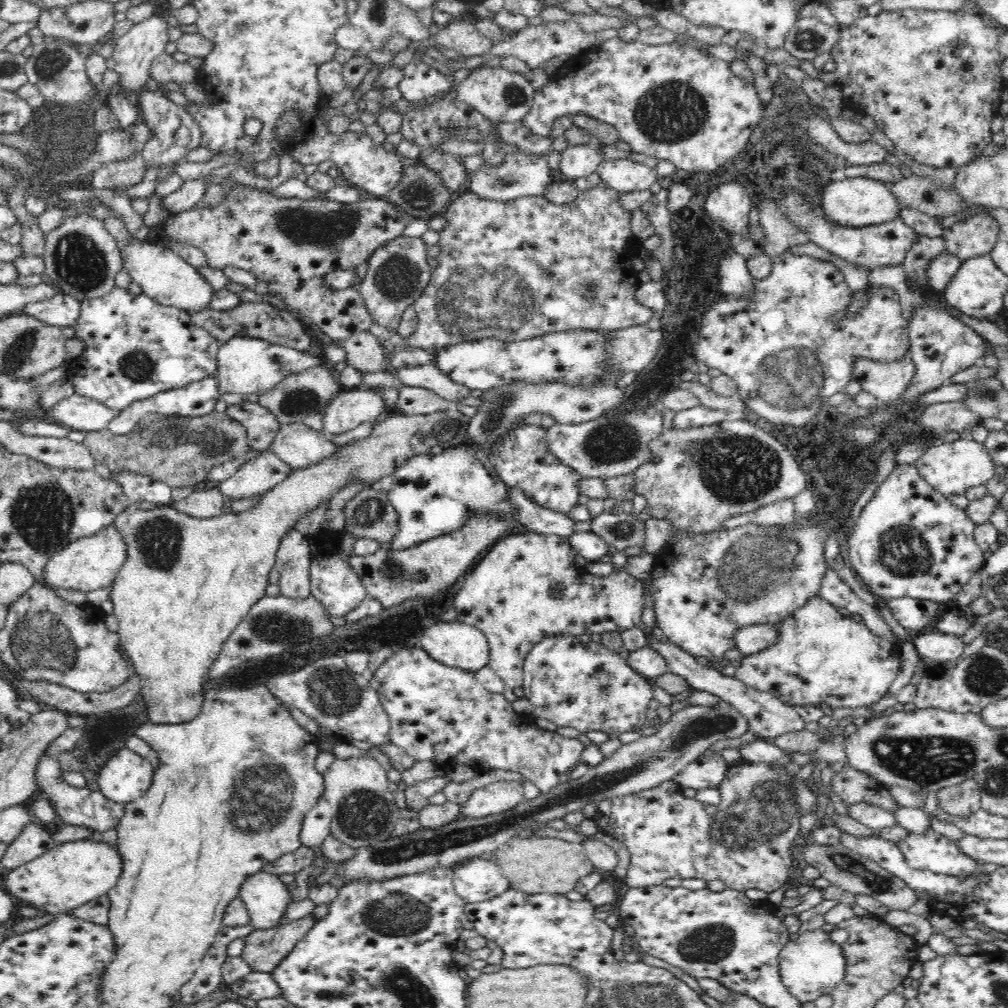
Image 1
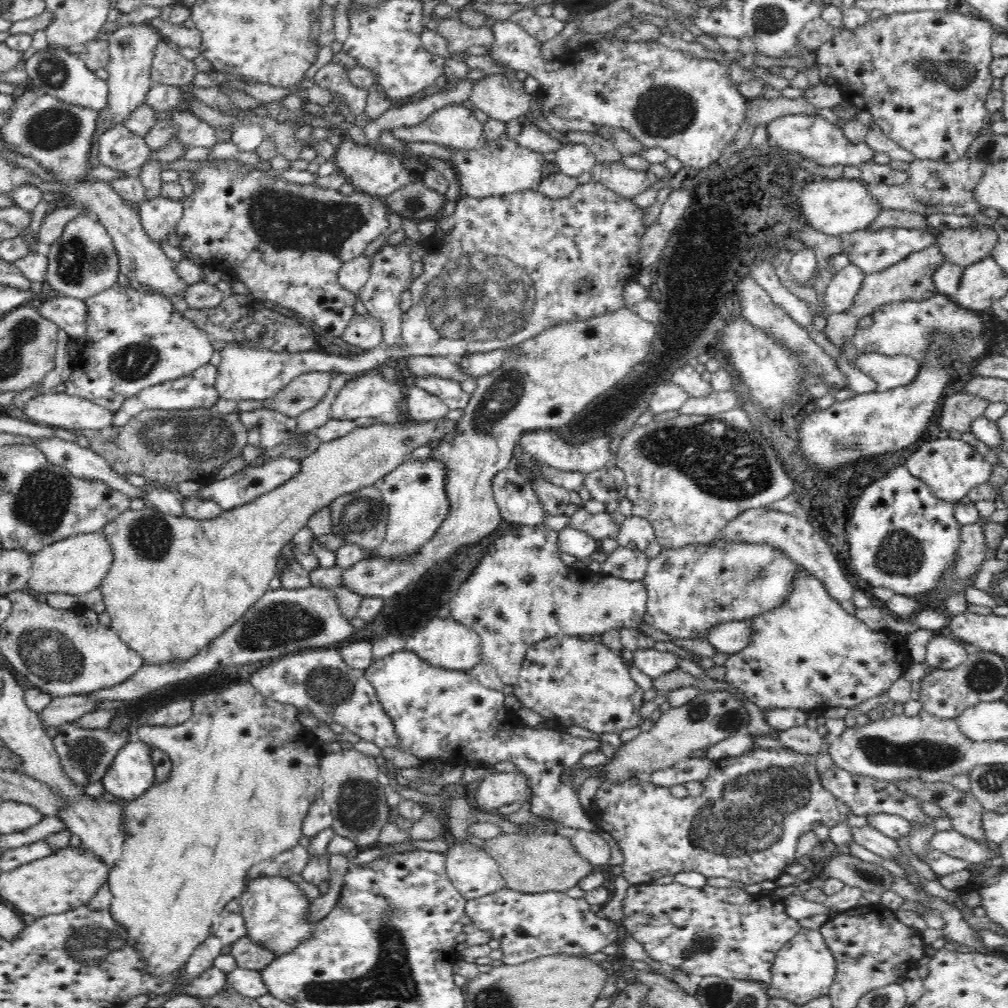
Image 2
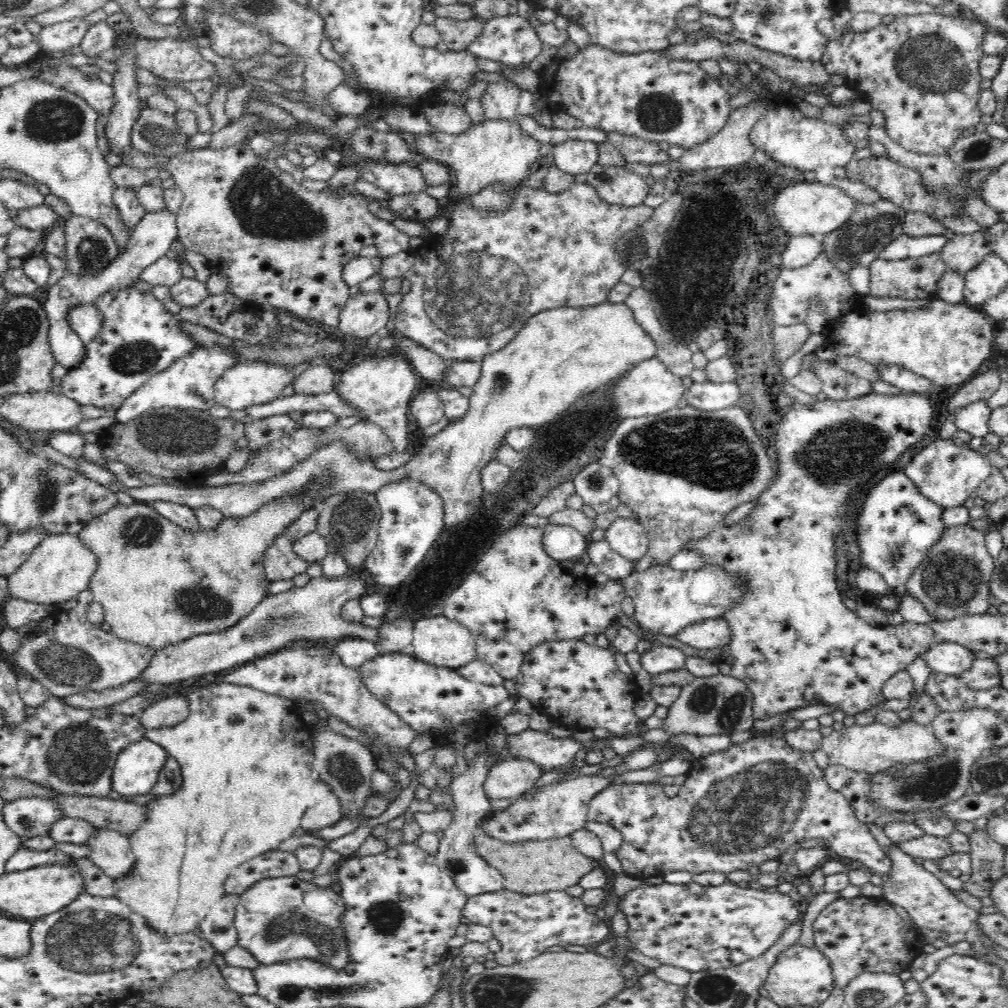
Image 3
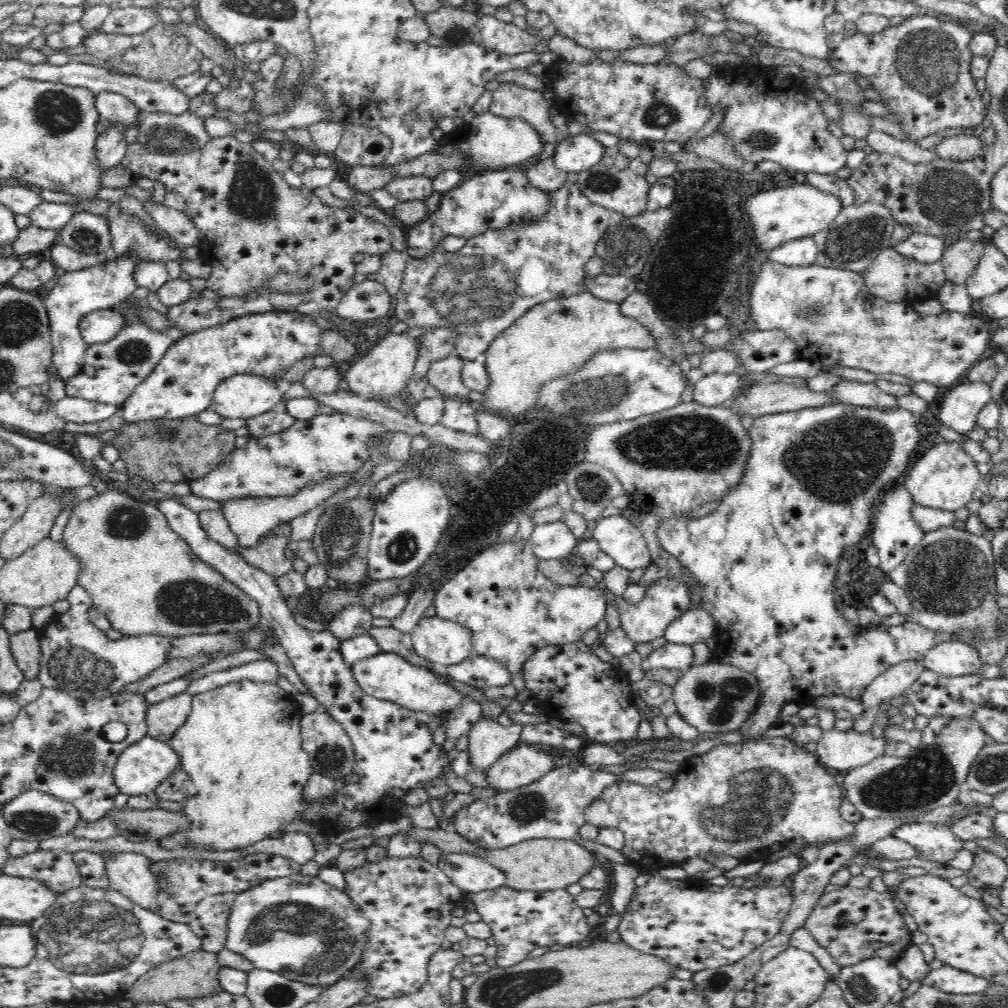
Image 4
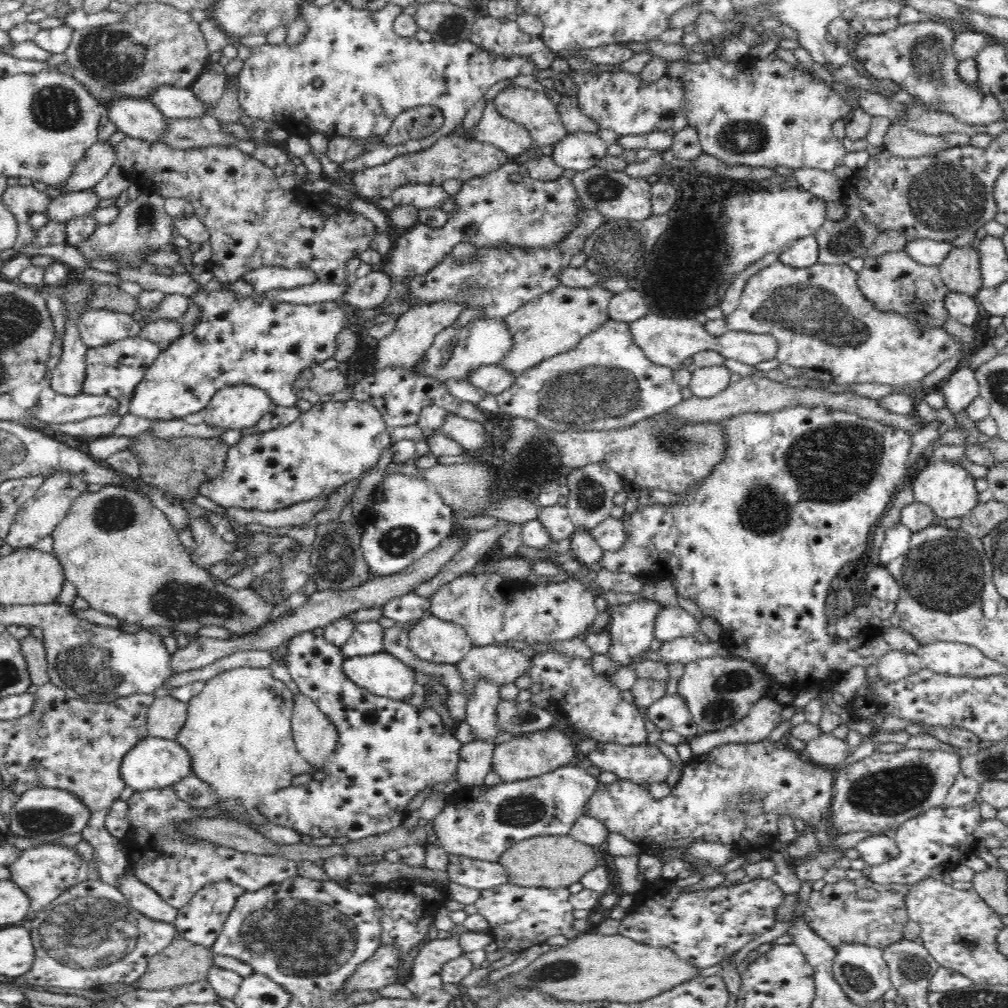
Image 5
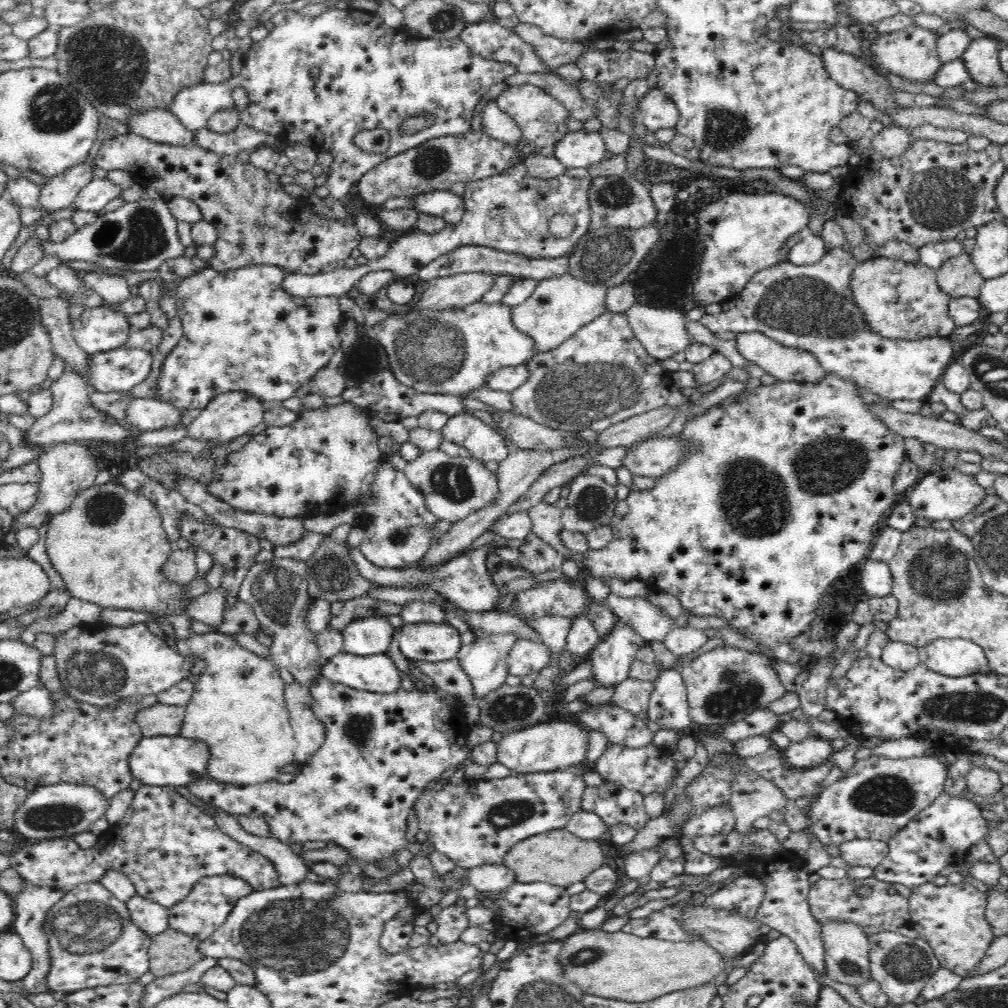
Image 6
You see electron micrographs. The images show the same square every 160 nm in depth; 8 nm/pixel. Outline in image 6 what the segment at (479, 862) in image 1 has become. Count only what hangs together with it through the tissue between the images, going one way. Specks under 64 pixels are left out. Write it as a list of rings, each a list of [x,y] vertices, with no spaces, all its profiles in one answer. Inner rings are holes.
[[[484,634],[474,644],[461,647],[456,657],[471,680],[476,705],[504,684],[506,658],[517,640],[515,634]],[[484,864],[463,869],[465,881],[482,892],[502,892],[517,882],[515,872],[504,864]]]

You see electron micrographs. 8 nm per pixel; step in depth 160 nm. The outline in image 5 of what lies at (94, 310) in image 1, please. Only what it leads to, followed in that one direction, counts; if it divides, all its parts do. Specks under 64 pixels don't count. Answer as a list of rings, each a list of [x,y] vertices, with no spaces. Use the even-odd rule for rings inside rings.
[[[130,336],[130,338],[124,338],[104,346],[88,347],[85,360],[86,377],[82,382],[80,392],[98,396],[111,396],[119,400],[122,397],[131,397],[136,390],[136,386],[146,377],[150,366],[154,364],[161,350],[162,348],[157,342],[139,336]]]

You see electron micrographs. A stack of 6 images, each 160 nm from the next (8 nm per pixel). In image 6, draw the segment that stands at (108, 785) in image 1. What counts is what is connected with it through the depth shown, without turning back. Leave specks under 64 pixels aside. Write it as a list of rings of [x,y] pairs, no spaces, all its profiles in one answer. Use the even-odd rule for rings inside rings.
[[[178,736],[142,737],[128,758],[132,778],[148,786],[181,787],[207,777],[206,762],[210,758],[208,745],[204,741]]]

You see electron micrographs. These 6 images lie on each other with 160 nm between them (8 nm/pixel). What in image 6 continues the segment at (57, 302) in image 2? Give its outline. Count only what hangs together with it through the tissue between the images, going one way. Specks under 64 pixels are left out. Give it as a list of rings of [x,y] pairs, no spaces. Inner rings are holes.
[[[104,305],[86,308],[81,317],[73,322],[74,340],[88,354],[118,348],[125,344],[131,333],[129,317]]]

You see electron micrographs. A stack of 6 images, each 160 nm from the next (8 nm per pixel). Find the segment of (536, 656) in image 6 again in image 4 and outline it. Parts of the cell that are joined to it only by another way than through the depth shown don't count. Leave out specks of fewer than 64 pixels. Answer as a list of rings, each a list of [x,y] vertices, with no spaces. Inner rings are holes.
[[[475,654],[465,661],[450,665],[446,672],[454,680],[477,689],[484,686],[504,686],[510,683],[511,676],[510,671],[500,662]],[[466,698],[460,708],[447,714],[446,722],[442,724],[445,728],[446,739],[452,738],[456,741],[460,736],[469,736],[474,725],[482,720],[483,713],[481,704],[474,702],[471,698]]]

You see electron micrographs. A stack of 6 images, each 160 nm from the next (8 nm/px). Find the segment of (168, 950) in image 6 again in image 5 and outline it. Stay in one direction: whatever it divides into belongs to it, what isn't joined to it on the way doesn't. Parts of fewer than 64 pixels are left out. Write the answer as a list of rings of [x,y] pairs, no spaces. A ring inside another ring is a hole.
[[[178,937],[172,941],[159,955],[153,956],[146,972],[134,982],[134,989],[172,990],[195,982],[208,981],[209,970],[215,965],[211,948],[206,948],[192,941]]]

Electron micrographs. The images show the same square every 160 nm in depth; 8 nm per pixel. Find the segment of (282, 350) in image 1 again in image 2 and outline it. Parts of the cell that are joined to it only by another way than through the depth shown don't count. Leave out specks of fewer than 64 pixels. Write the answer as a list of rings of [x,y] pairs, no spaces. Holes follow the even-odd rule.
[[[593,178],[584,184],[579,184],[576,190],[570,196],[563,199],[552,200],[550,197],[542,194],[539,190],[527,190],[526,192],[516,192],[516,194],[504,194],[504,196],[489,196],[488,198],[472,198],[471,196],[462,195],[456,202],[452,214],[439,214],[436,217],[435,232],[430,236],[430,242],[434,244],[434,248],[426,248],[426,253],[423,256],[424,269],[423,273],[416,278],[410,288],[411,297],[413,300],[412,308],[409,308],[405,313],[401,313],[401,339],[400,344],[386,344],[382,341],[378,347],[369,351],[363,351],[360,354],[336,356],[327,355],[326,353],[314,351],[314,349],[304,352],[276,352],[269,348],[248,347],[245,342],[232,340],[232,342],[223,342],[218,346],[220,362],[216,365],[218,370],[217,381],[215,382],[220,398],[226,400],[264,400],[265,398],[274,397],[282,388],[290,381],[295,380],[298,376],[308,372],[333,372],[348,373],[354,376],[355,374],[366,374],[368,372],[379,372],[380,367],[387,365],[390,362],[401,358],[411,356],[426,356],[432,355],[436,357],[444,357],[460,362],[462,356],[466,354],[474,354],[474,352],[490,352],[498,348],[509,348],[517,346],[525,340],[530,340],[532,337],[538,336],[541,332],[555,327],[562,323],[571,323],[572,321],[585,321],[591,318],[596,318],[608,313],[615,313],[620,309],[632,309],[625,303],[623,297],[624,287],[628,281],[636,280],[641,266],[641,258],[639,257],[642,238],[645,234],[645,228],[642,226],[643,208],[636,206],[631,199],[624,198],[610,190],[605,184],[596,182]]]

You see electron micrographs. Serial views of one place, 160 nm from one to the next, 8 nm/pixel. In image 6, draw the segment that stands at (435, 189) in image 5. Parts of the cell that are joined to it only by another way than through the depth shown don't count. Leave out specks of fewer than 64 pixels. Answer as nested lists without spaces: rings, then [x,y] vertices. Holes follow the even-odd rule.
[[[449,190],[422,192],[406,198],[420,214],[441,216],[447,224],[457,224],[465,213],[463,197]]]

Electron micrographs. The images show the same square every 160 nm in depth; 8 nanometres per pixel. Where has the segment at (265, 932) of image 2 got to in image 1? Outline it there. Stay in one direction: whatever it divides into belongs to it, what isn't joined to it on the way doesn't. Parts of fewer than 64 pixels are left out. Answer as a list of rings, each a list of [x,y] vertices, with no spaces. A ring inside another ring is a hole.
[[[264,870],[244,878],[239,896],[245,902],[251,923],[256,929],[278,925],[284,910],[292,902],[289,887],[276,875]]]

